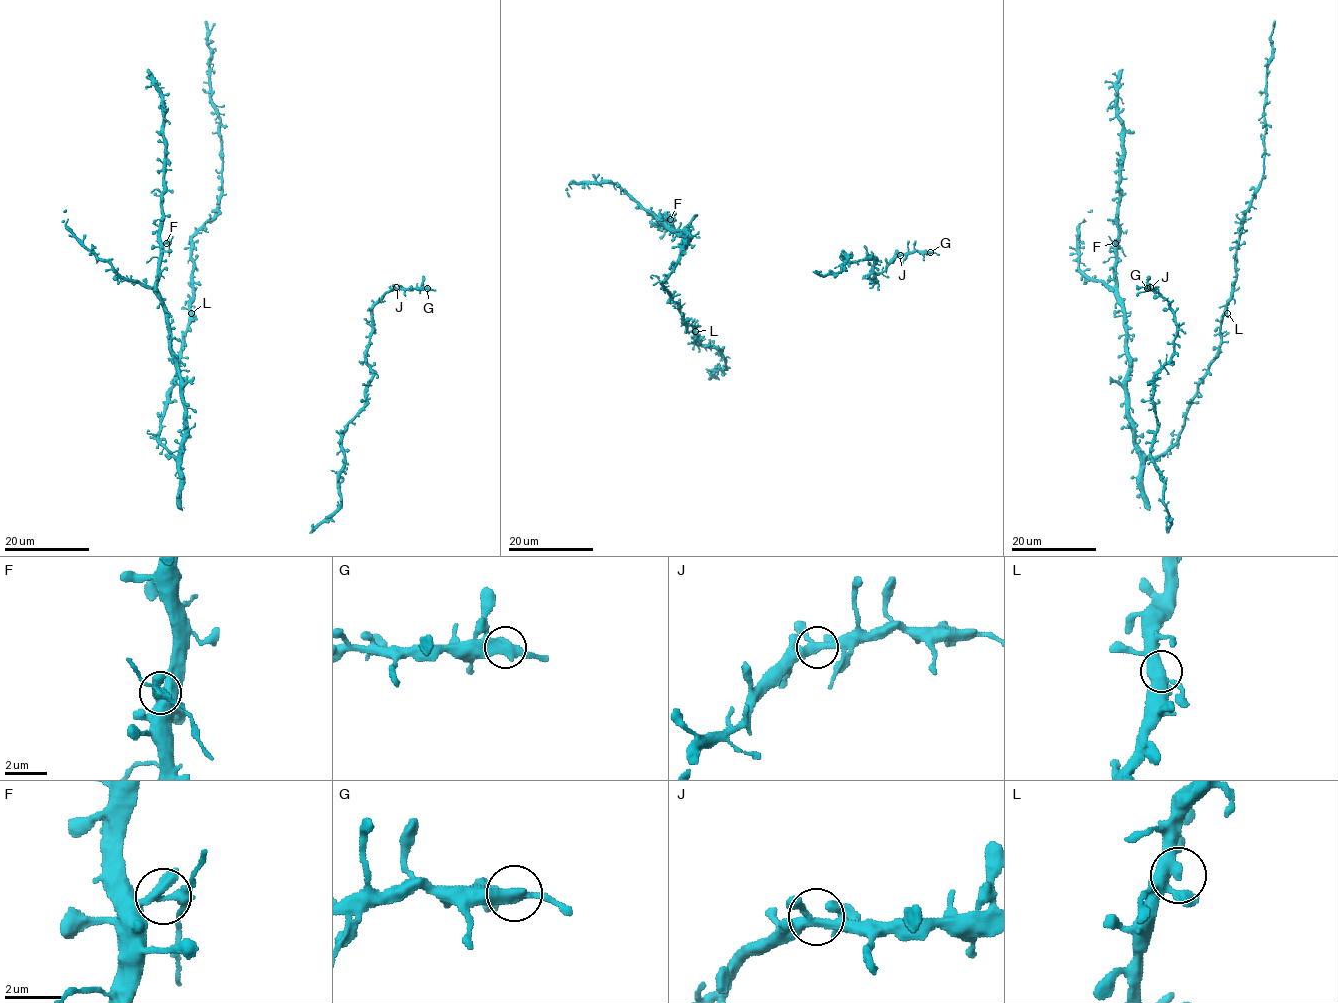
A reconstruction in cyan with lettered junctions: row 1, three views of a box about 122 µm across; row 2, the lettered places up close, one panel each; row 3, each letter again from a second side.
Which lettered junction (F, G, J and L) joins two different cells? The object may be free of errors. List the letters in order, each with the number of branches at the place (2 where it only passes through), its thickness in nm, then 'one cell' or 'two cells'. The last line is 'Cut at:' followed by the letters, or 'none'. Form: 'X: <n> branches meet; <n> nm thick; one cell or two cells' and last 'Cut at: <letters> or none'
F: 3 branches meet; 340 nm thick; two cells
G: 3 branches meet; 400 nm thick; one cell
J: 4 branches meet; 320 nm thick; one cell
L: 3 branches meet; 320 nm thick; one cell
Cut at: F

